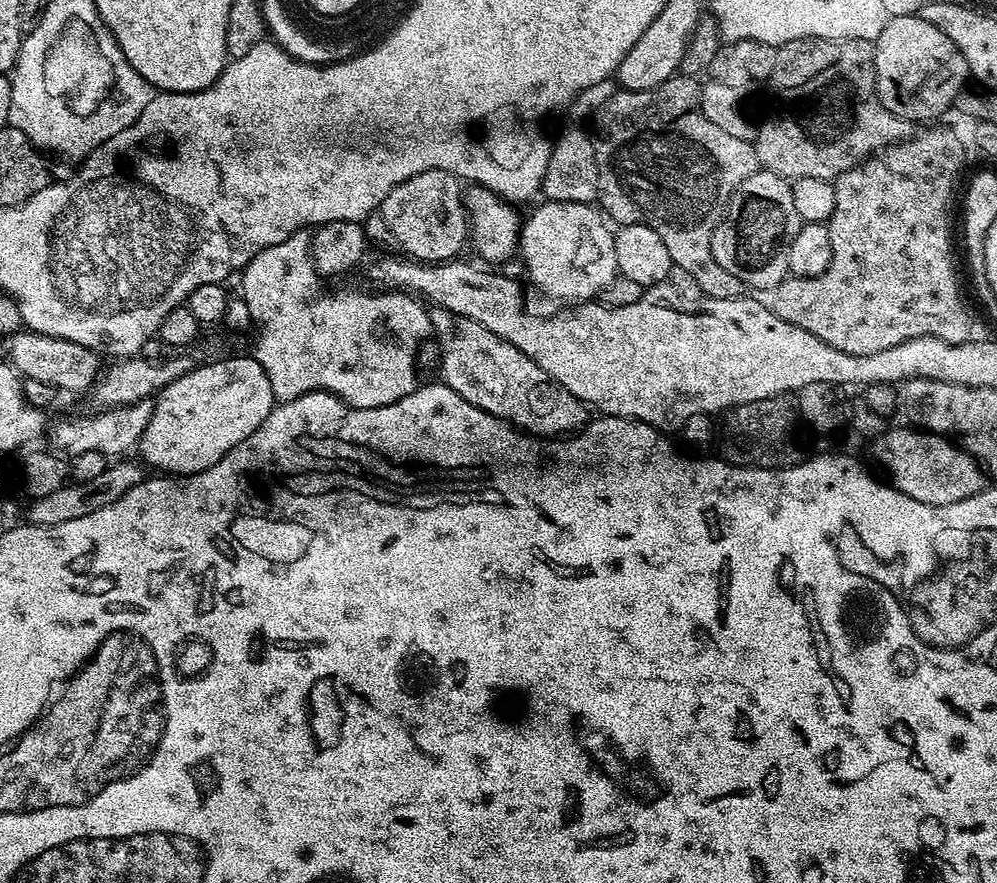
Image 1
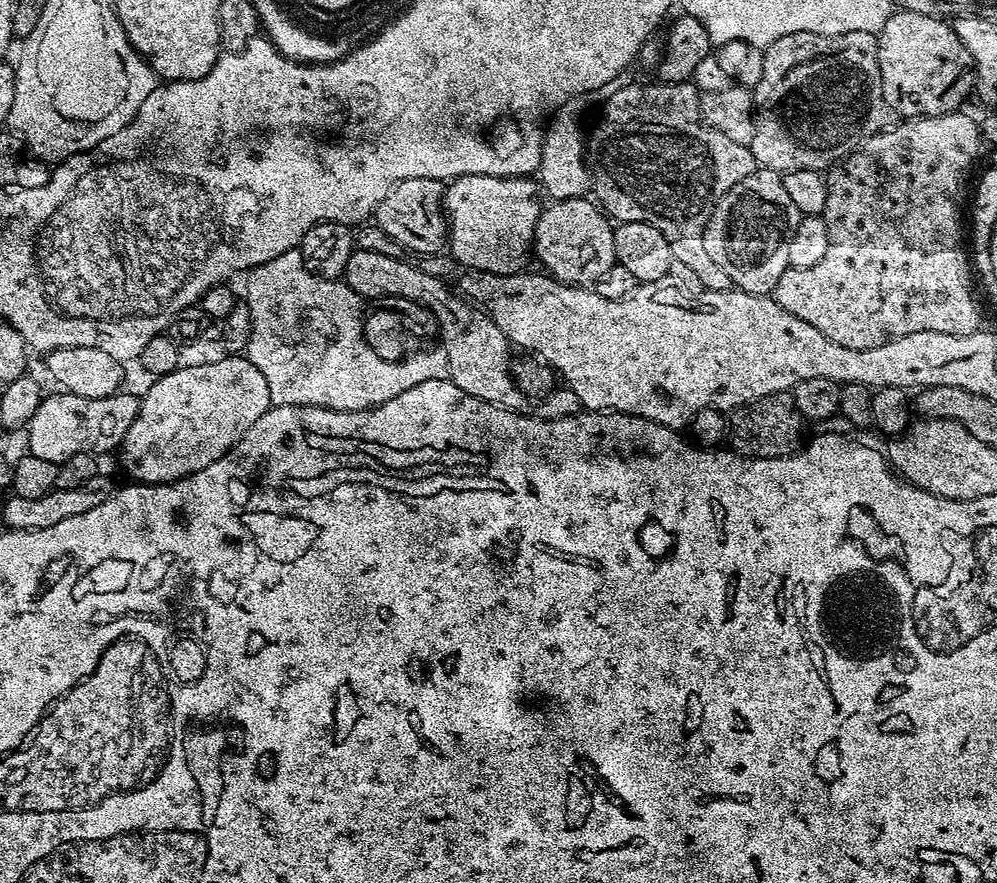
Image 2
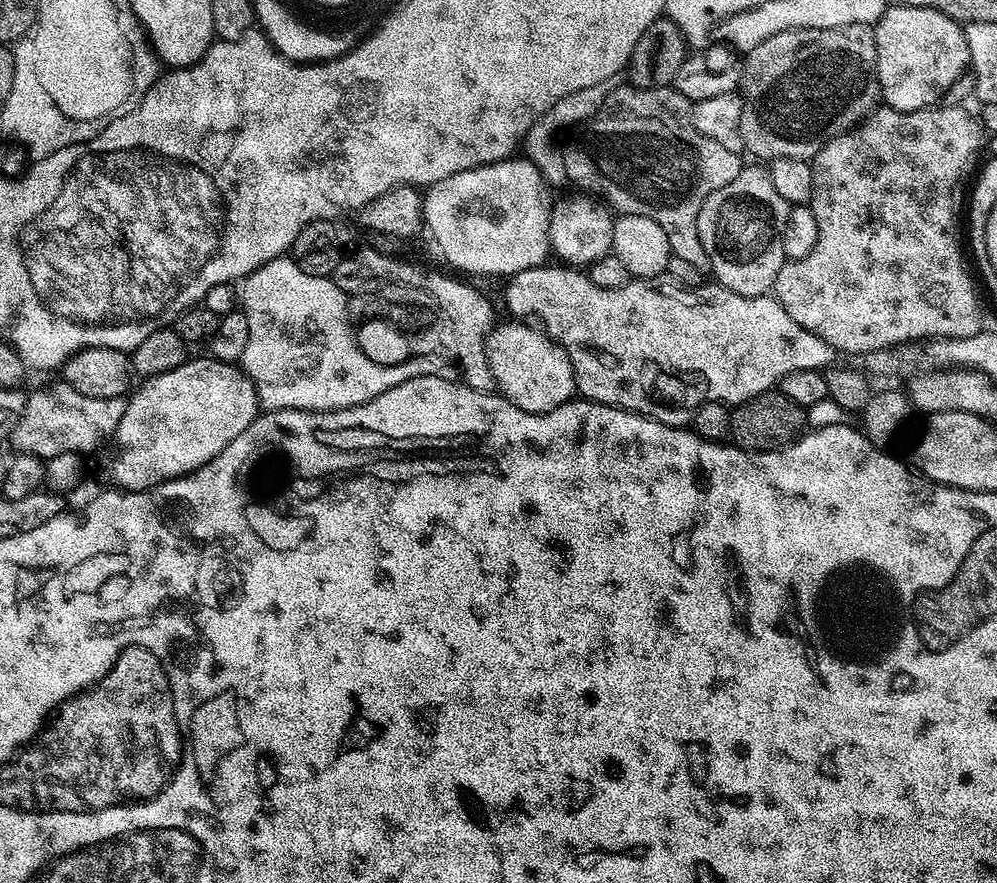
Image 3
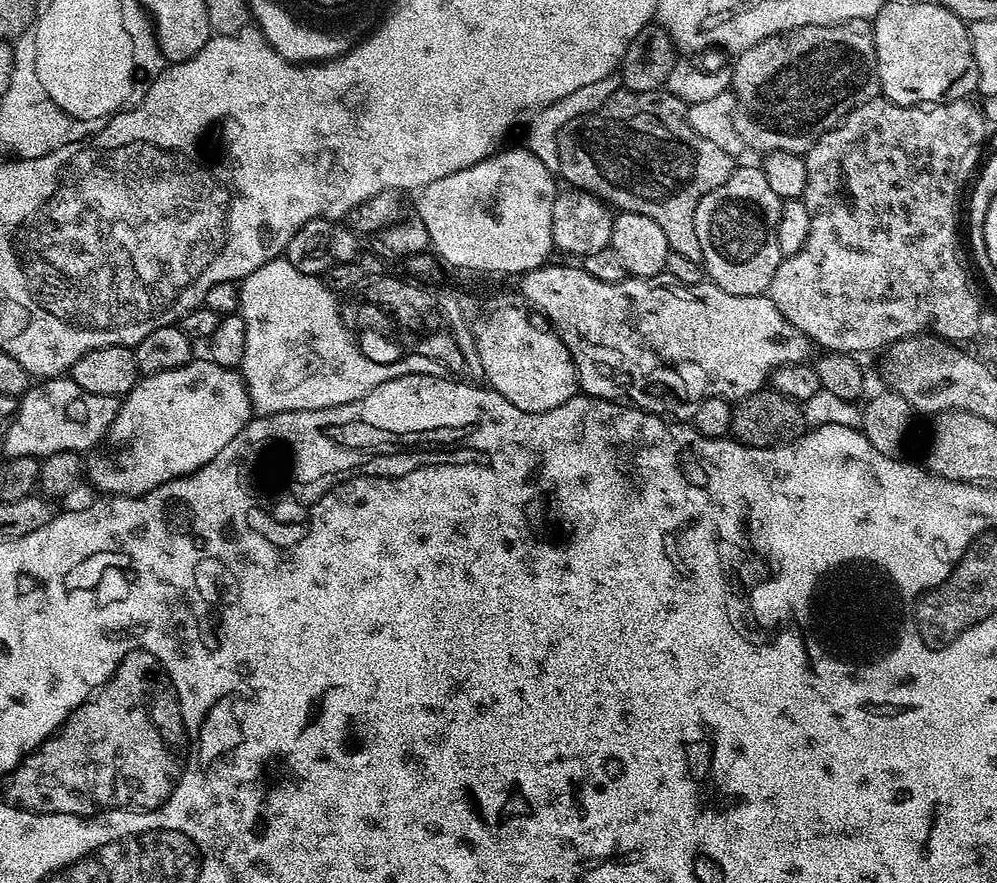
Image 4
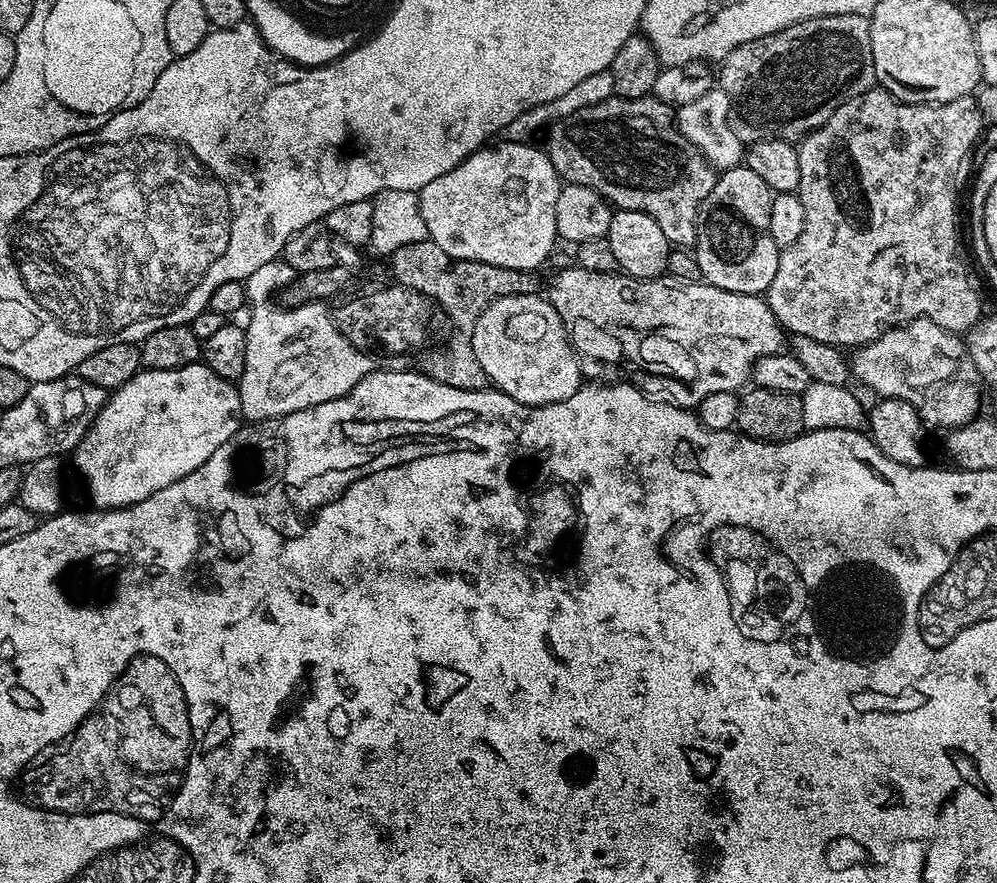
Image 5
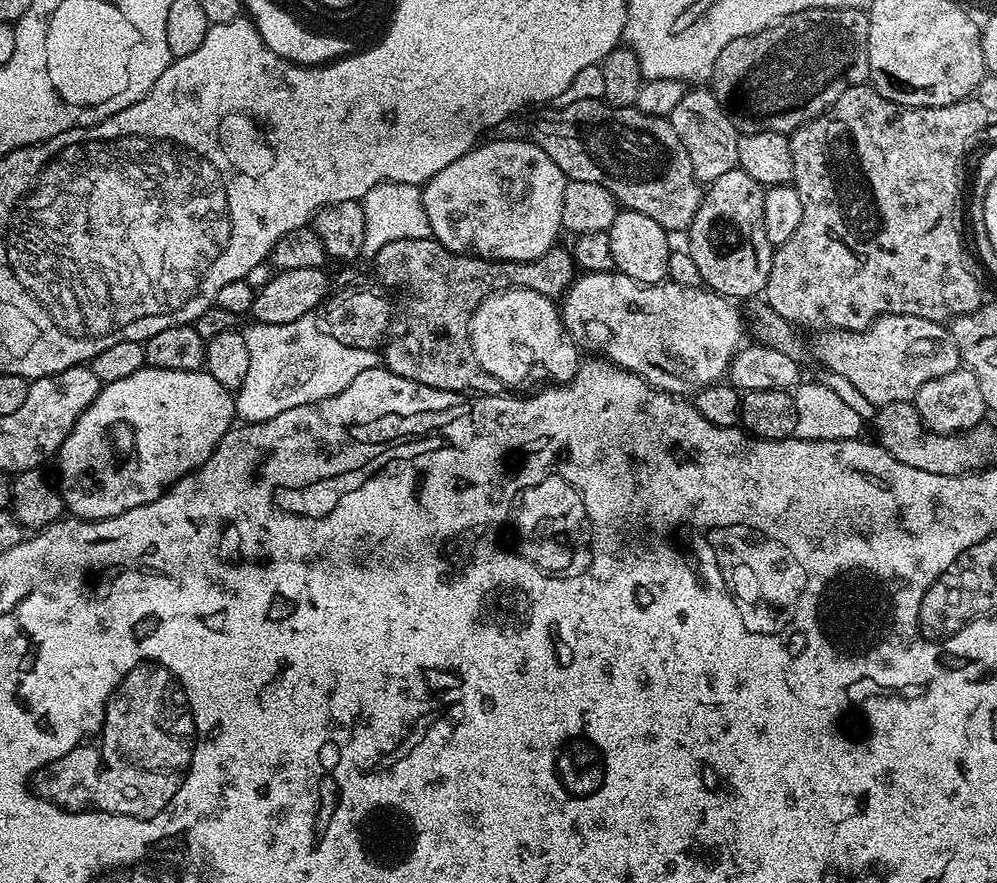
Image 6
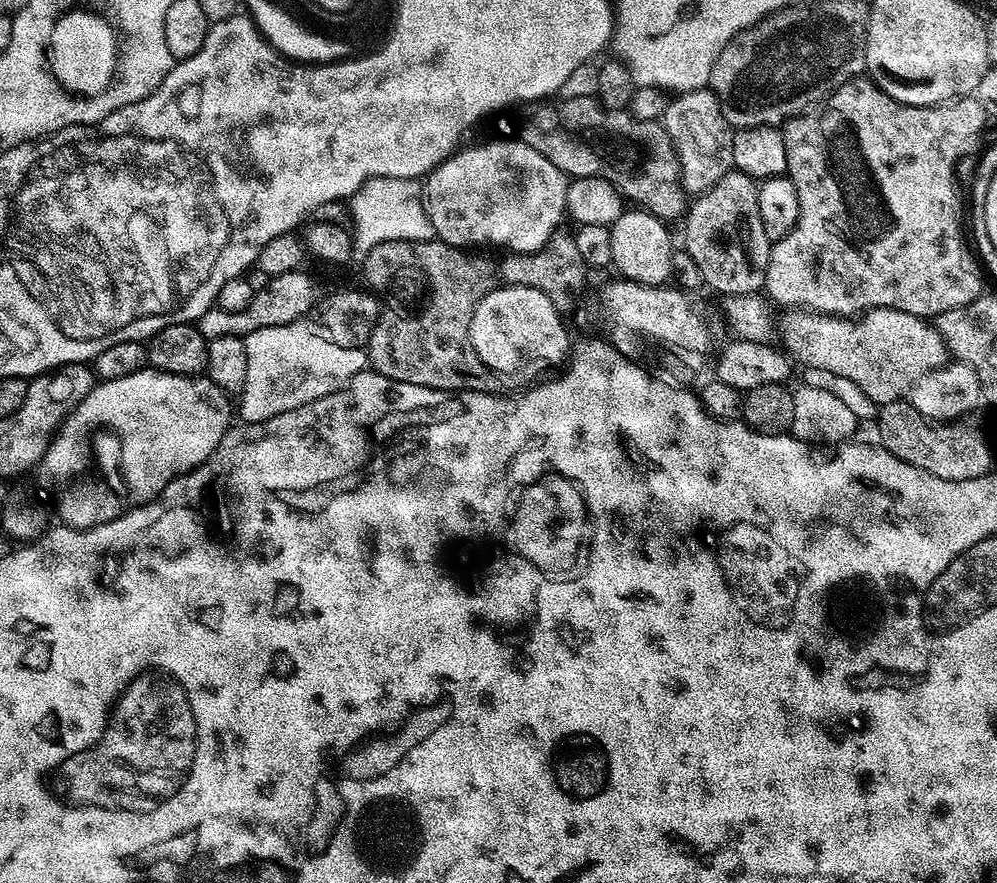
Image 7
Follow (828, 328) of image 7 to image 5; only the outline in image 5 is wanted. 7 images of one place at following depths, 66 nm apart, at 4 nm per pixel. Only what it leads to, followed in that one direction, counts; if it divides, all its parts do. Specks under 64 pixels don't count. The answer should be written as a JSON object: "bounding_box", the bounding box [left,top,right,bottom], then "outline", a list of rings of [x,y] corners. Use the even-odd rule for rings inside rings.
{"bounding_box":[850,320,969,401],"outline":[[[912,320],[891,328],[869,344],[859,345],[850,356],[851,375],[886,400],[915,401],[927,388],[932,390],[951,381],[959,368],[967,369],[969,364],[965,341],[929,320]]]}

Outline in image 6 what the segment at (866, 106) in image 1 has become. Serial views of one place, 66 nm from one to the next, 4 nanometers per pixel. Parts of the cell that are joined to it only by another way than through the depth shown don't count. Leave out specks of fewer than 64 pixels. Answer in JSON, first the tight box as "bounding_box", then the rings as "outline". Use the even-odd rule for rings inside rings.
{"bounding_box":[711,8,870,134],"outline":[[[811,8],[790,14],[777,24],[753,36],[734,38],[712,67],[711,91],[728,112],[728,117],[741,133],[782,132],[791,134],[817,116],[817,109],[800,108],[815,96],[828,92],[839,94],[850,84],[862,84],[870,76],[868,57],[868,14],[863,8]]]}

